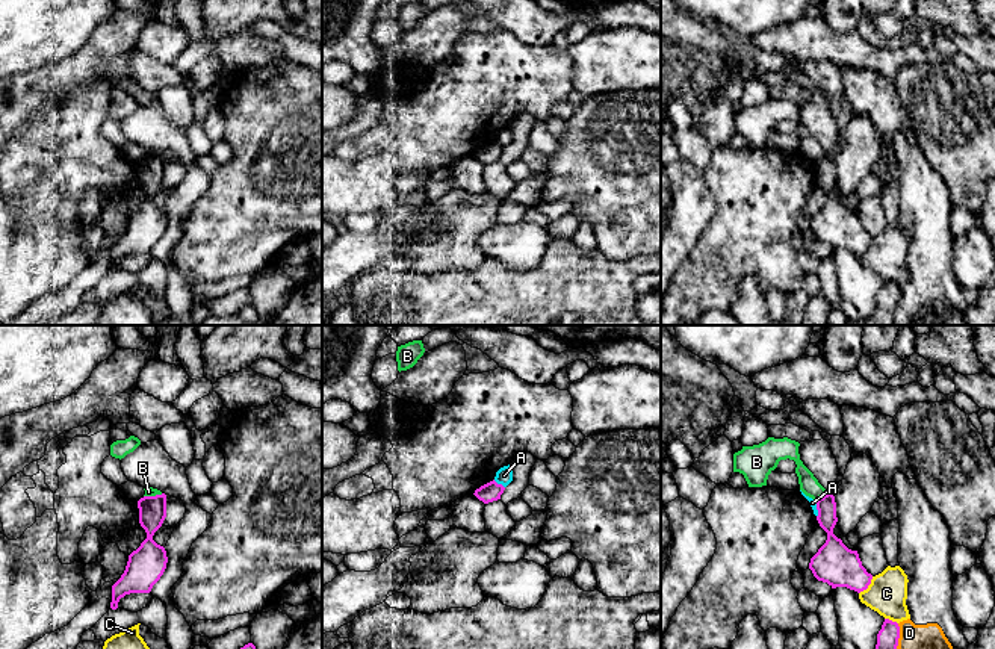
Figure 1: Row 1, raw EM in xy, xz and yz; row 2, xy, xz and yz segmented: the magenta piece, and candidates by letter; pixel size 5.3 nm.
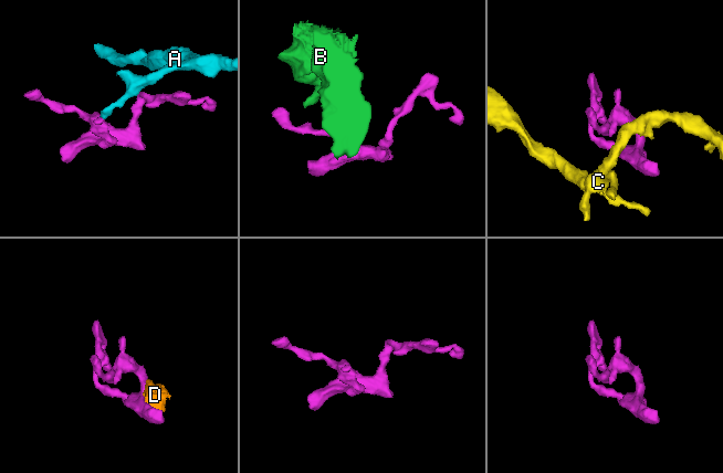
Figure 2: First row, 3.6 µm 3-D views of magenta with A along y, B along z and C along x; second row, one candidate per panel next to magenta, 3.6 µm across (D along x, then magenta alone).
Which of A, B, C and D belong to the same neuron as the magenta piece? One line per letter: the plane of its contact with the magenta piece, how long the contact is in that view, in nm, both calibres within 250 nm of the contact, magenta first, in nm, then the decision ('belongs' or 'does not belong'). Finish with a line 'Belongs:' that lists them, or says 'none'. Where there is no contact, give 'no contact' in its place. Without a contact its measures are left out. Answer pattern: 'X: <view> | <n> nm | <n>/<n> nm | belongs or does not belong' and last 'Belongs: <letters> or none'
A: xz | 80 nm | 100/90 nm | does not belong
B: yz | 90 nm | 110/100 nm | does not belong
C: yz | 120 nm | 220/200 nm | does not belong
D: yz | 140 nm | 110/140 nm | does not belong
Belongs: none

